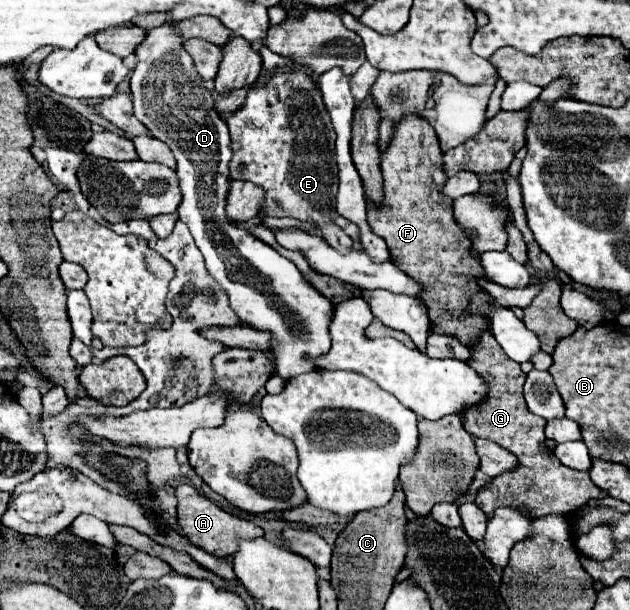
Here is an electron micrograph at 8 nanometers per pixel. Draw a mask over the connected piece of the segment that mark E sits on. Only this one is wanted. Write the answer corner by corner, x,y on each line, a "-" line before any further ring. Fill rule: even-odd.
277,69
271,79
265,83
265,85
255,85
253,91
249,91
247,95
247,101
245,101
245,107
241,111
237,111
235,115
231,115
227,119
227,125
229,125
229,133
231,133
231,149
233,149
233,159
229,163
229,169
231,169
231,179
247,179
259,187
265,189
265,205
263,205
263,213
267,215
273,215
273,217
295,217
299,221
307,221
307,223
313,223
321,229
323,233
323,239
339,253
349,253
353,251
355,243
349,235
345,235
345,231
341,227
337,227
335,223
331,223
331,215
335,213
335,195
337,195
337,183
339,183
339,177
337,177
337,161
335,161
335,131
333,131
333,125
331,125
331,119
329,119
329,113
325,111
325,103
321,99
321,93
317,89
317,85
313,83
313,79
305,73
305,71
283,71
283,69

